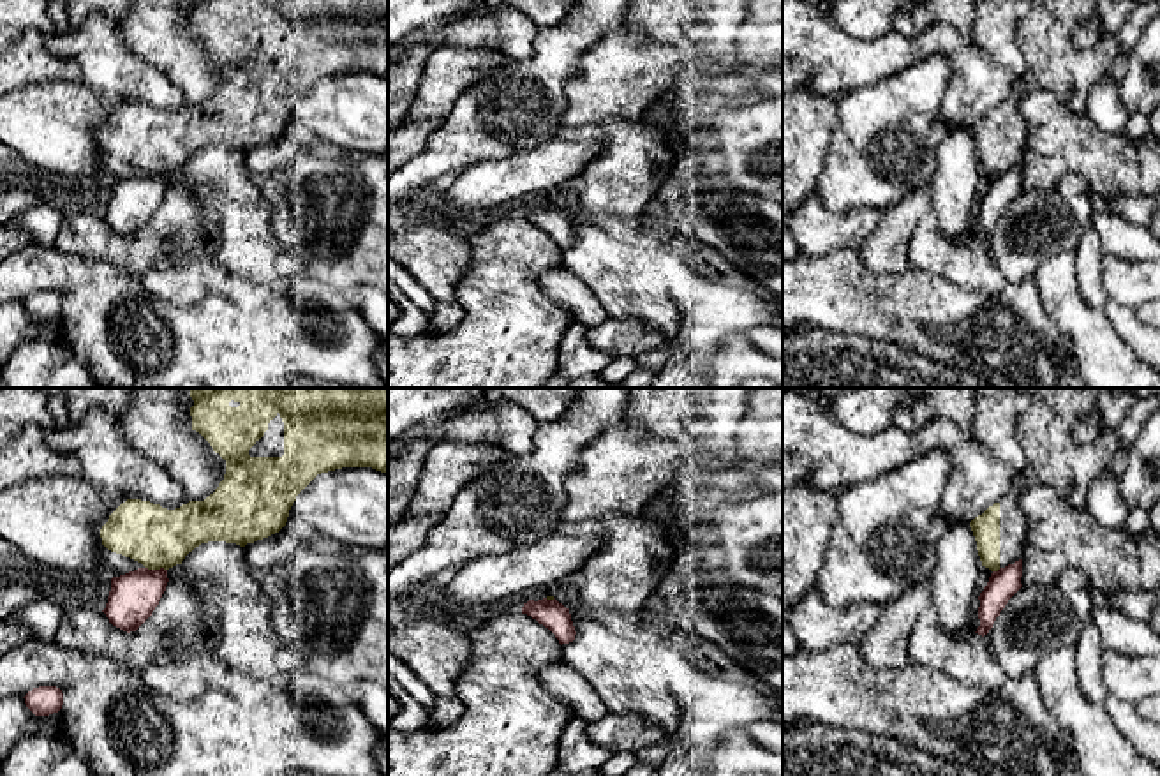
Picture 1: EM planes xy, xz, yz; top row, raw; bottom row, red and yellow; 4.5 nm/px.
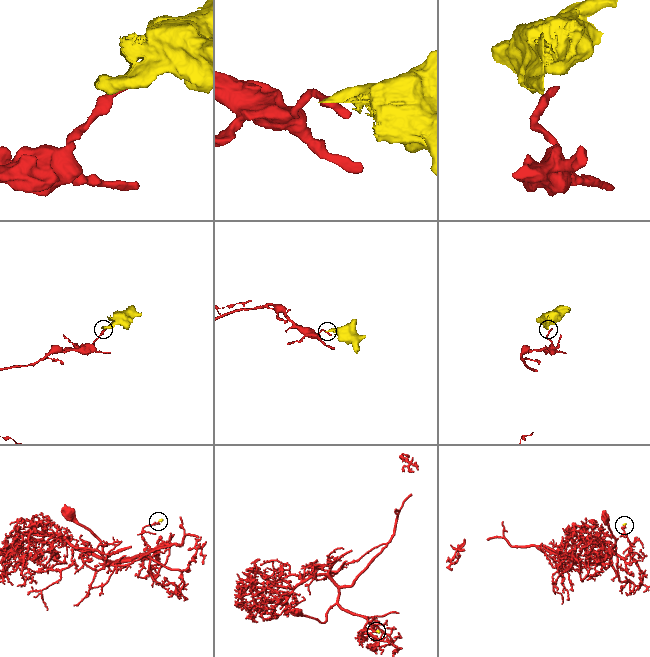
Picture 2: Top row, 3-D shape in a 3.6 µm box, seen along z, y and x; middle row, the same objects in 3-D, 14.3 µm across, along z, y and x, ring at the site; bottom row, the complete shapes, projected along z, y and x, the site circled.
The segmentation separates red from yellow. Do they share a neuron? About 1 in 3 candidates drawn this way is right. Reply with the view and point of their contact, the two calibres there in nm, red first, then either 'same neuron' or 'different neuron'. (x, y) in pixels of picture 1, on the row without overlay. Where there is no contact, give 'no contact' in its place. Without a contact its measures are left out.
contact xy (156, 175); calibres 220 and 280 nm; different neuron

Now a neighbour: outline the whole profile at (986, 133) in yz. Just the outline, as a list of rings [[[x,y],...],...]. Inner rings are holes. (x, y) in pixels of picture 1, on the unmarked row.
[[[1024,0],[1015,41],[1022,51],[1026,69],[1005,102],[970,127],[982,171],[998,176],[1022,164],[1028,127],[1019,106],[1026,95],[1049,92],[1070,111],[1086,115],[1091,86],[1107,76],[1119,56],[1119,30],[1134,7],[1134,0]],[[1091,16],[1102,21],[1104,32],[1093,46],[1079,49],[1072,42],[1072,28]]]

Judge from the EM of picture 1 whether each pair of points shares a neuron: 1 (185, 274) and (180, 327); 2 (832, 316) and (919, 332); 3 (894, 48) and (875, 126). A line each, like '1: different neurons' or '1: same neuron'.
1: different neurons
2: same neuron
3: different neurons

